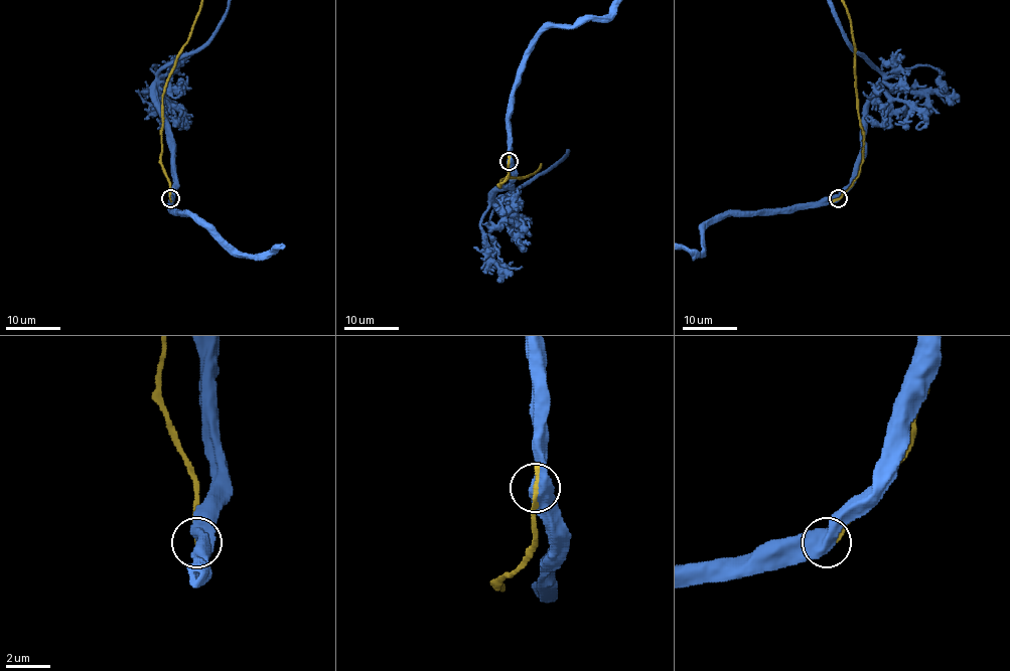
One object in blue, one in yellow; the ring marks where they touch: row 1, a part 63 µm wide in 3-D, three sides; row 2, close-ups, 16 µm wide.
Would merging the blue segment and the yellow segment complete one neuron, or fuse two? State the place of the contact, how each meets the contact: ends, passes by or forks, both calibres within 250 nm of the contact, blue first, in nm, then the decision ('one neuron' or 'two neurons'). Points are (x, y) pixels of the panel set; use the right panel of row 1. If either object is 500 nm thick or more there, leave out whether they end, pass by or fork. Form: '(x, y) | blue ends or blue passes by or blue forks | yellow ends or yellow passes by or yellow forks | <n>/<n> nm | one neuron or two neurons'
(838, 198) | 600/260 nm | two neurons

